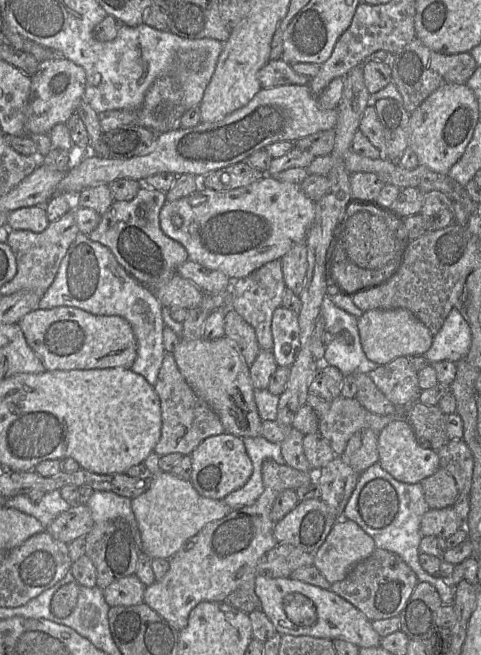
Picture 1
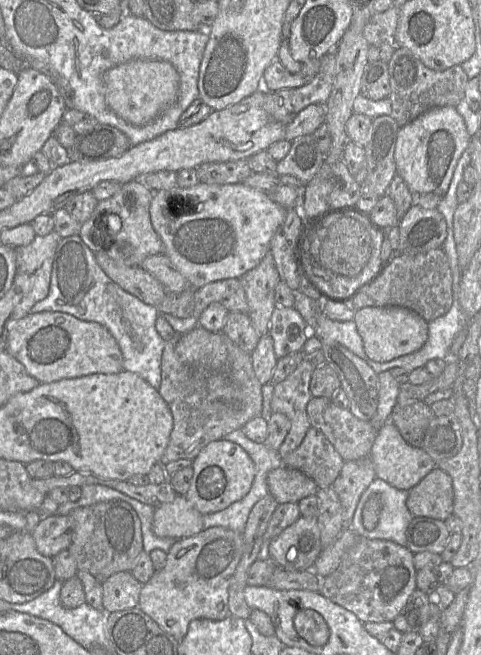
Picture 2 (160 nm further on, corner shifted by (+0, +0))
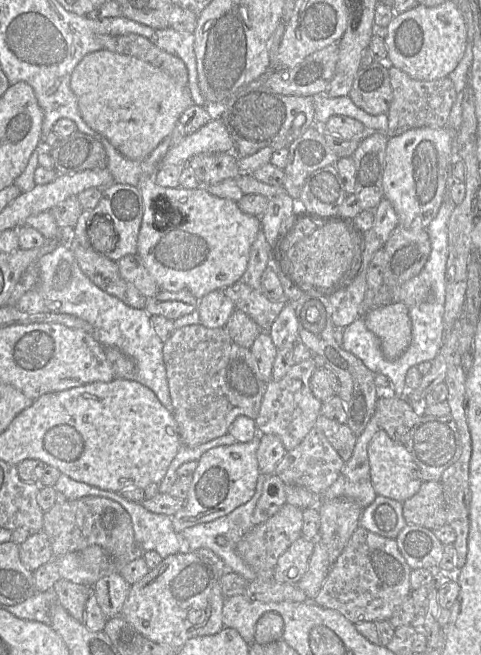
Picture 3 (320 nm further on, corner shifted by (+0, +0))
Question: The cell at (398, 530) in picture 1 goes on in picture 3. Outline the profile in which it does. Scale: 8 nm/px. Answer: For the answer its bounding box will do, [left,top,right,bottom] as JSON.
[359,495,407,539]

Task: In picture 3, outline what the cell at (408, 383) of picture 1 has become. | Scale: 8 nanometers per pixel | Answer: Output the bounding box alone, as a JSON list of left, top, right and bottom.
[318,415,380,508]

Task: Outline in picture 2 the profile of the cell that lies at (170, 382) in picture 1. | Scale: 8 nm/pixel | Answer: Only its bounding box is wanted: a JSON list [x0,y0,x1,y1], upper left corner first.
[158,335,262,466]

